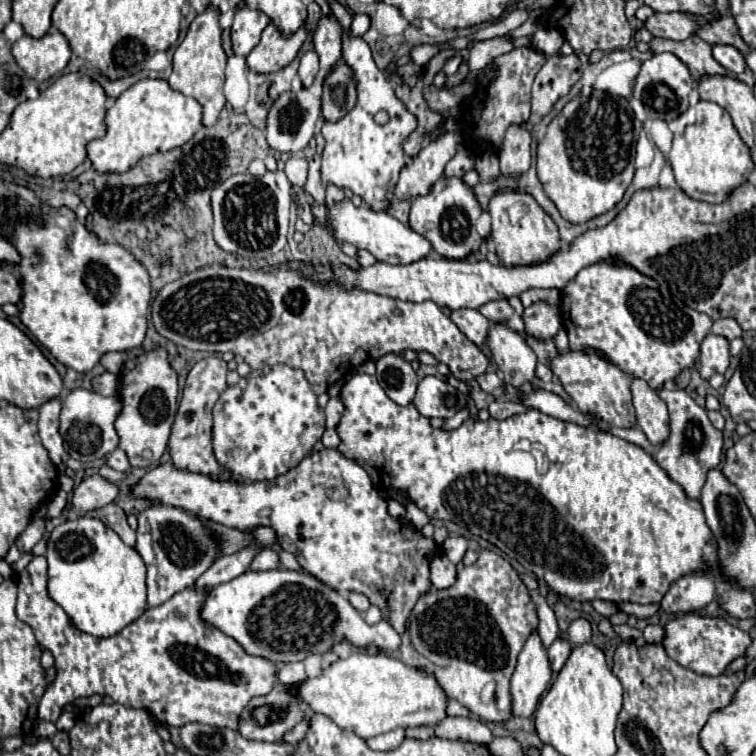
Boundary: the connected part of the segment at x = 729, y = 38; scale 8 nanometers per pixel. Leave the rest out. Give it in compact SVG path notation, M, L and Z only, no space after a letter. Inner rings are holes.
M731 16L729 18L719 18L717 22L711 22L709 26L701 28L697 32L697 36L701 36L711 46L715 46L715 44L729 44L729 46L735 46L743 54L747 54L751 50L743 42L743 38L739 34L739 28L737 28L737 24L735 24L735 20Z

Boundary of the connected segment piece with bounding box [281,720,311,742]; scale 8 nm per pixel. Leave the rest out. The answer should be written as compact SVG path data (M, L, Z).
M303 720L303 722L299 722L289 734L285 734L285 738L283 738L281 742L301 742L301 740L305 738L307 730L309 730L309 724L311 724L311 720Z

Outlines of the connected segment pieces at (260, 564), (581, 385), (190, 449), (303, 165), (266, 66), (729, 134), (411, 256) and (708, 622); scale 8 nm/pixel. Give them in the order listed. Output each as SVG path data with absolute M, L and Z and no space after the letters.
M261 550L255 558L253 558L253 562L251 562L251 570L253 572L259 572L259 570L273 570L273 568L277 568L279 566L279 558L277 558L277 552L273 552L273 550Z
M597 348L559 352L557 358L551 358L551 370L563 384L565 392L575 400L581 412L591 412L597 418L621 428L629 428L635 424L635 410L631 404L629 390L631 378L615 364L611 364Z
M217 356L199 360L187 376L187 382L183 388L183 398L181 398L181 404L179 404L179 410L175 416L175 424L171 430L171 438L169 438L171 460L181 470L209 474L213 478L219 478L221 466L217 466L217 460L213 458L213 450L211 450L211 408L227 386L225 376L227 376L227 362Z
M291 156L287 162L285 162L285 174L287 174L287 178L291 180L291 184L295 184L295 186L299 186L299 188L303 188L305 186L305 182L307 182L307 160L305 158L295 158L295 156Z
M271 22L261 36L261 42L253 48L253 52L247 56L247 66L253 72L273 72L279 68L285 68L289 62L293 62L307 40L307 28L299 28L295 34L285 38L281 30Z
M699 100L695 106L689 106L677 120L669 122L669 130L675 138L667 160L673 166L679 188L687 196L719 204L727 198L729 190L747 182L749 174L753 172L749 148L739 138L729 112L715 102Z
M343 200L341 204L329 208L329 222L325 222L325 228L329 232L333 230L337 240L345 240L351 242L355 248L369 250L379 262L385 264L411 264L433 254L431 242L425 236L417 234L411 226L405 226L387 212L373 212L367 206L355 208L351 200Z
M695 612L673 616L665 624L665 636L663 636L663 648L665 652L679 662L681 666L705 674L705 676L719 676L727 670L727 666L745 654L745 650L751 646L751 636L735 626L731 626L725 618L719 616L701 616Z

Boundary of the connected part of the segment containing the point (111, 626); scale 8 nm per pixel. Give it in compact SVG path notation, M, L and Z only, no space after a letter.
M89 516L63 522L51 532L45 556L49 558L49 596L69 614L71 622L79 630L97 638L109 638L135 622L147 610L147 568L143 558L101 520Z

